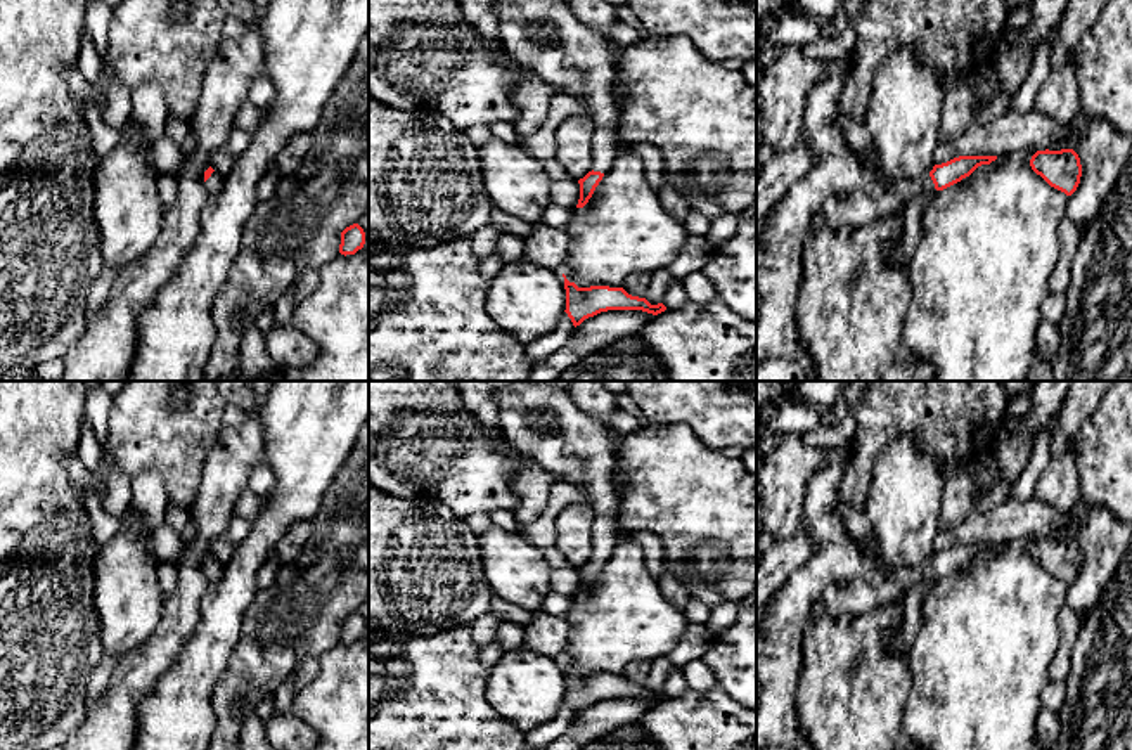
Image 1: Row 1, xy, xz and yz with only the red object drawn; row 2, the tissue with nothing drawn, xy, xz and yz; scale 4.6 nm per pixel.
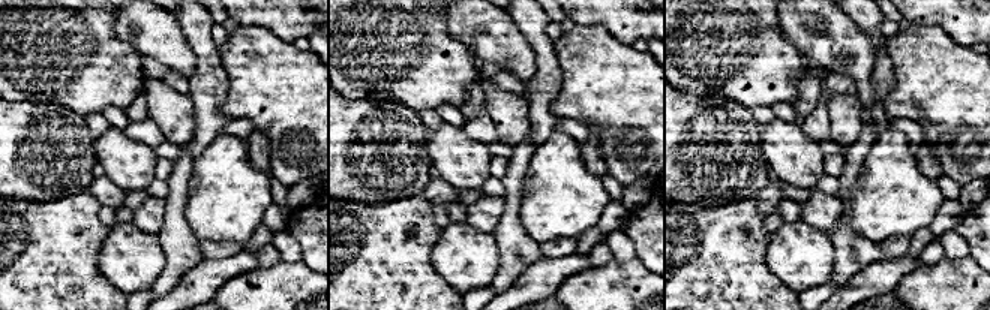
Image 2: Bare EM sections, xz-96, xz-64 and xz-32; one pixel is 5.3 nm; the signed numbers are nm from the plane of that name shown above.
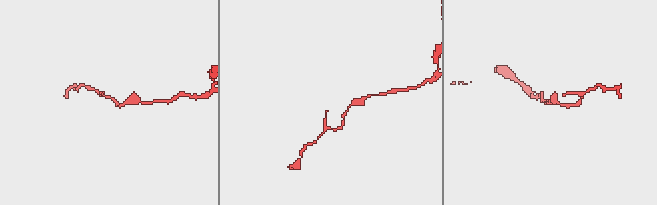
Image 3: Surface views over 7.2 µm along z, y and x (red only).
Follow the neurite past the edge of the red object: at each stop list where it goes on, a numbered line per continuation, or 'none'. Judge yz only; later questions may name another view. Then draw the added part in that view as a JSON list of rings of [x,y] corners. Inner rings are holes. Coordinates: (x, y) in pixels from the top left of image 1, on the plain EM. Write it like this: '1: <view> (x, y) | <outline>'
1: yz (838, 577) | [[[846,447],[827,449],[826,466],[810,476],[803,499],[801,530],[817,549],[772,594],[762,625],[756,629],[756,750],[814,750],[800,729],[796,695],[803,667],[803,634],[817,605],[829,618],[852,617],[893,603],[914,582],[938,580],[929,563],[914,572],[905,568],[888,572],[878,556],[865,559],[860,554],[836,511],[846,462]]]

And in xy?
1: xy (213, 572) | [[[213,559],[211,565],[204,570],[208,582],[218,582],[223,573],[223,563]]]

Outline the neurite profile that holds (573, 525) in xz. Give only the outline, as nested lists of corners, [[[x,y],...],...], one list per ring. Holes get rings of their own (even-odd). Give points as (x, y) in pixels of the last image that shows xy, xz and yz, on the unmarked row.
[[[589,502],[569,504],[556,518],[557,549],[568,565],[580,568],[594,554],[594,509]]]

